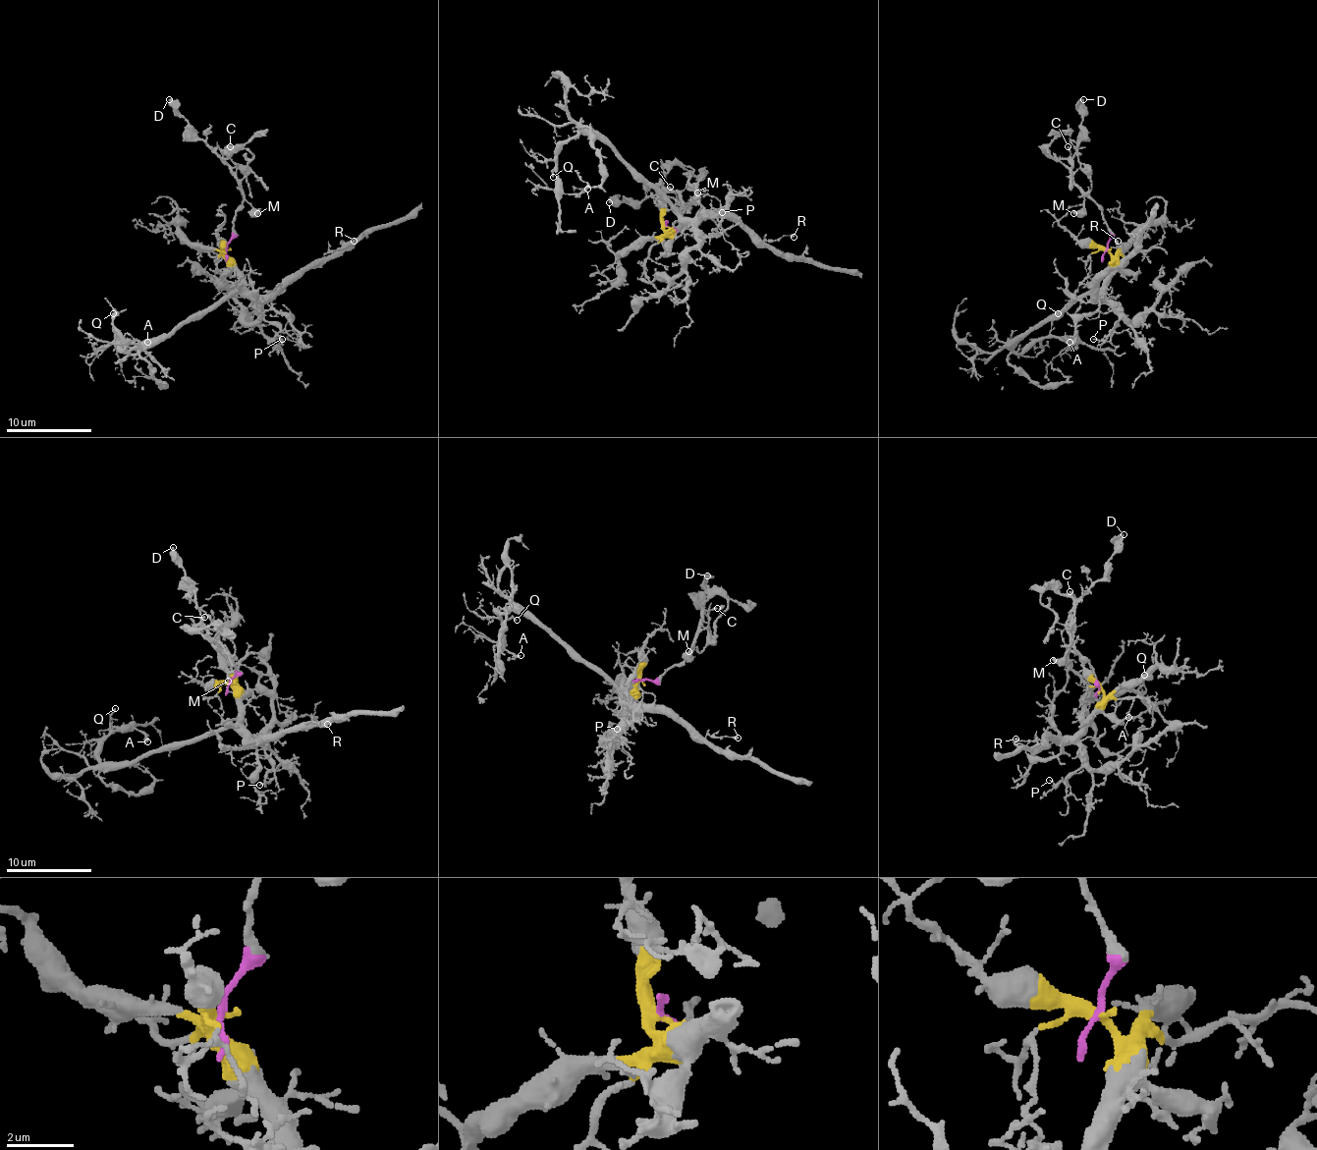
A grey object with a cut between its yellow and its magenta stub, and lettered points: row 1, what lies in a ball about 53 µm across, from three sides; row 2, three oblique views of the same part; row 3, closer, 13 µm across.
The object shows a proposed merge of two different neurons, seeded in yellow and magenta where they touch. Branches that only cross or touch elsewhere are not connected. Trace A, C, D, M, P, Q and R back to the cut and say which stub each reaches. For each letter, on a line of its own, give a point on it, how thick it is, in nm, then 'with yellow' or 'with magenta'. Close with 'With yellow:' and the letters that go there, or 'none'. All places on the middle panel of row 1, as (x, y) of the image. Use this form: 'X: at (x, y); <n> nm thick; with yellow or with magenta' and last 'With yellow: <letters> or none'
A: at (587, 189); 240 nm thick; with yellow
C: at (670, 187); 160 nm thick; with magenta
D: at (609, 202); 280 nm thick; with magenta
M: at (697, 192); 500 nm thick; with magenta
P: at (722, 212); 130 nm thick; with yellow
Q: at (553, 177); 170 nm thick; with yellow
R: at (794, 237); 200 nm thick; with yellow
With yellow: A, P, Q, R

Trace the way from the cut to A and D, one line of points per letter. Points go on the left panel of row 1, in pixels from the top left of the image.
A: (226, 250), (226, 261), (239, 278), (239, 289), (138, 349), (128, 353), (117, 338), (146, 343)
D: (226, 250), (232, 236), (235, 210), (243, 199), (243, 189), (237, 176), (198, 136), (192, 124), (168, 98)

